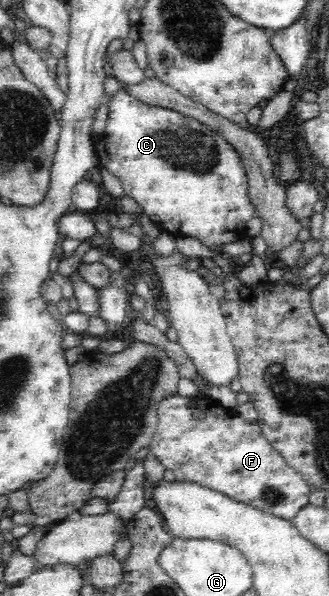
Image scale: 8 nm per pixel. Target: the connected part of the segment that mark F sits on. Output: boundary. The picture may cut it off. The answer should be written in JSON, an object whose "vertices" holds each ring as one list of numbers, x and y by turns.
{"vertices":[[177,392,166,395,159,402,159,421,149,442,152,455,156,456,162,467,174,472,178,482,196,483,224,494,235,502,252,505,264,513,293,521,300,510,309,505,312,488,294,468,286,464,283,456,274,450,270,441,264,437,259,424,248,424,240,416,230,416,226,409,205,395,192,398,181,396]]}

